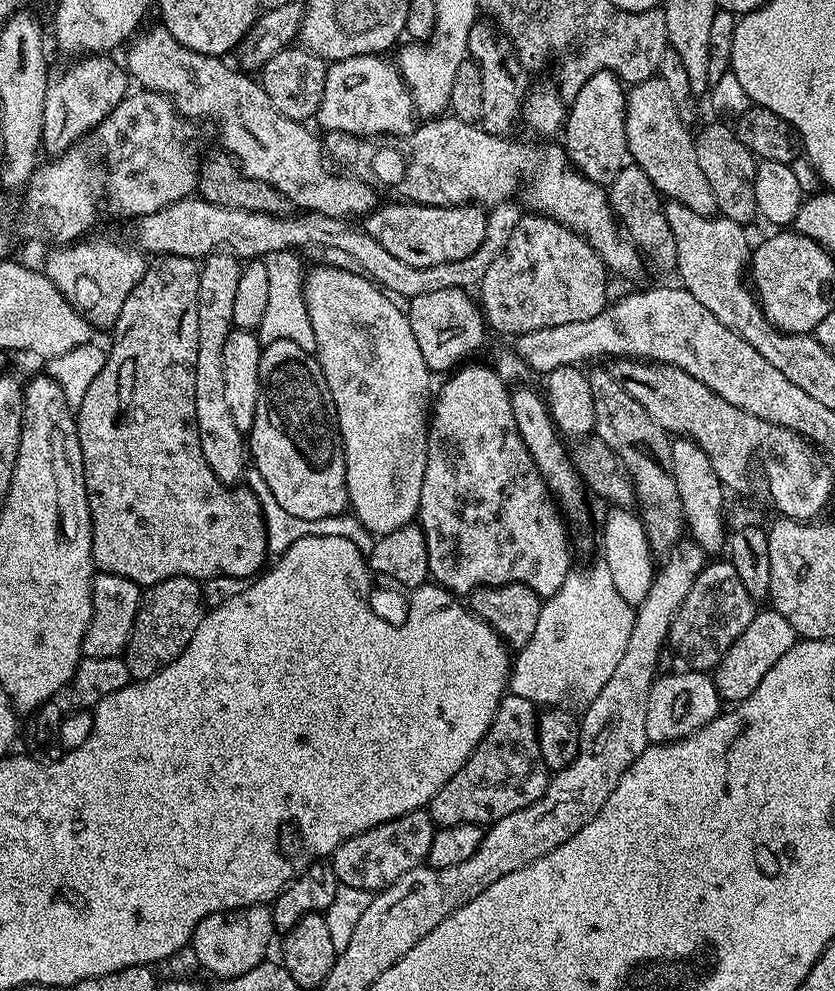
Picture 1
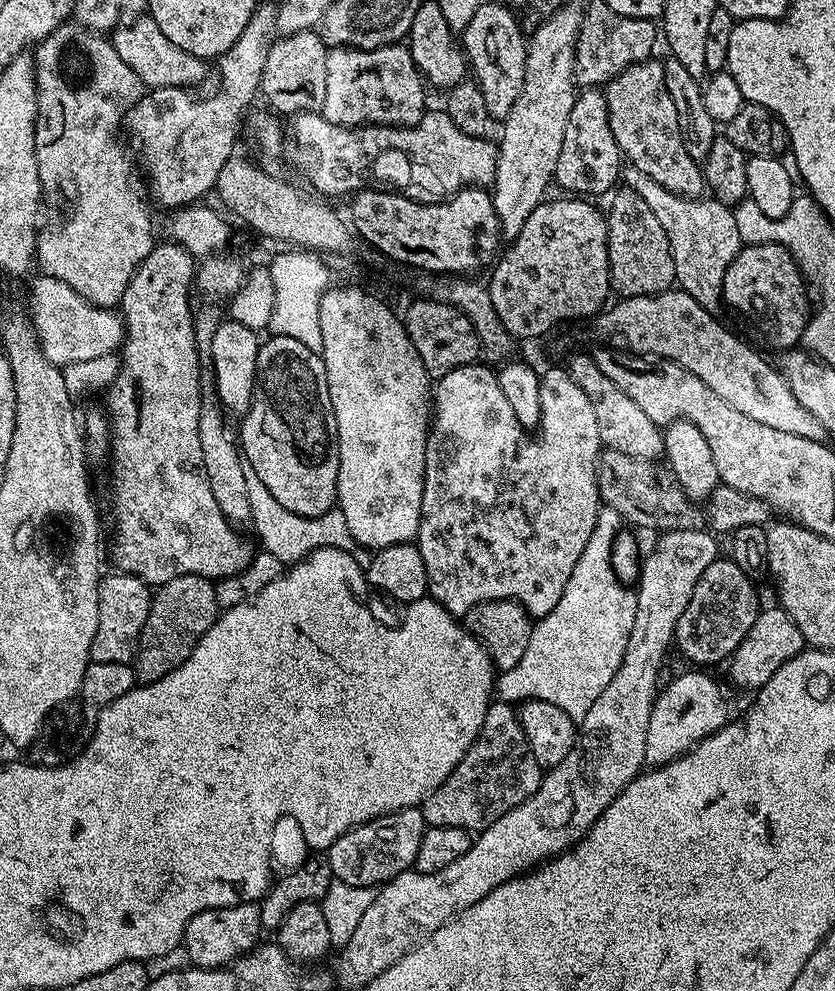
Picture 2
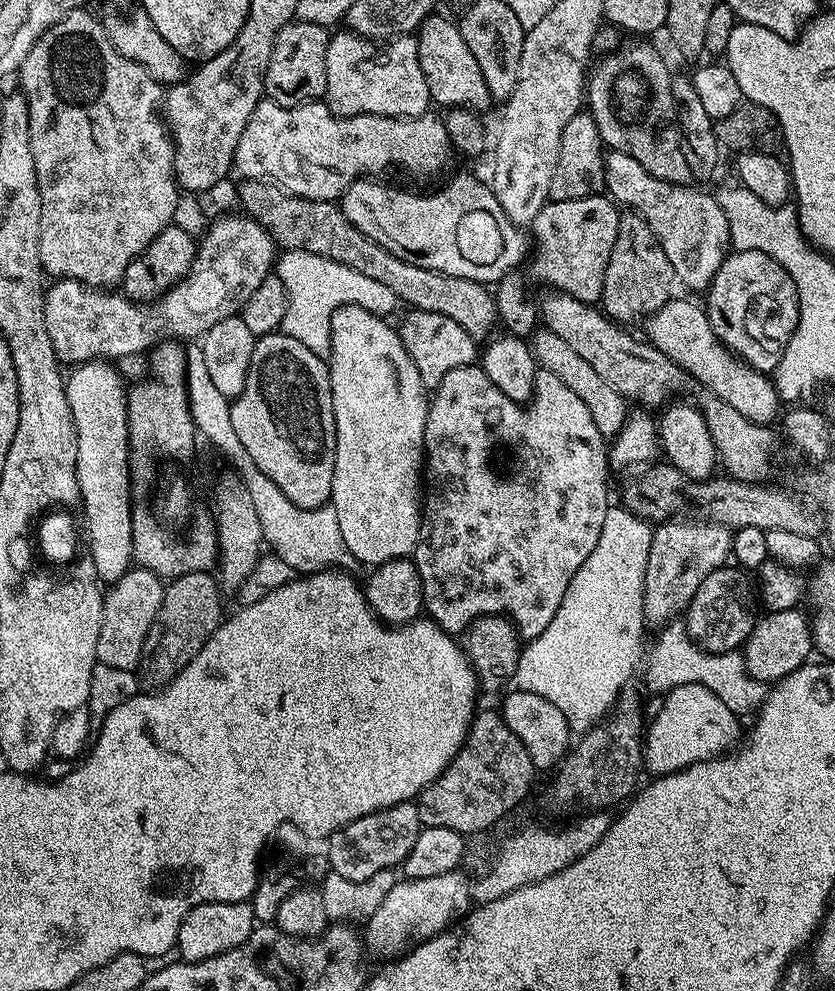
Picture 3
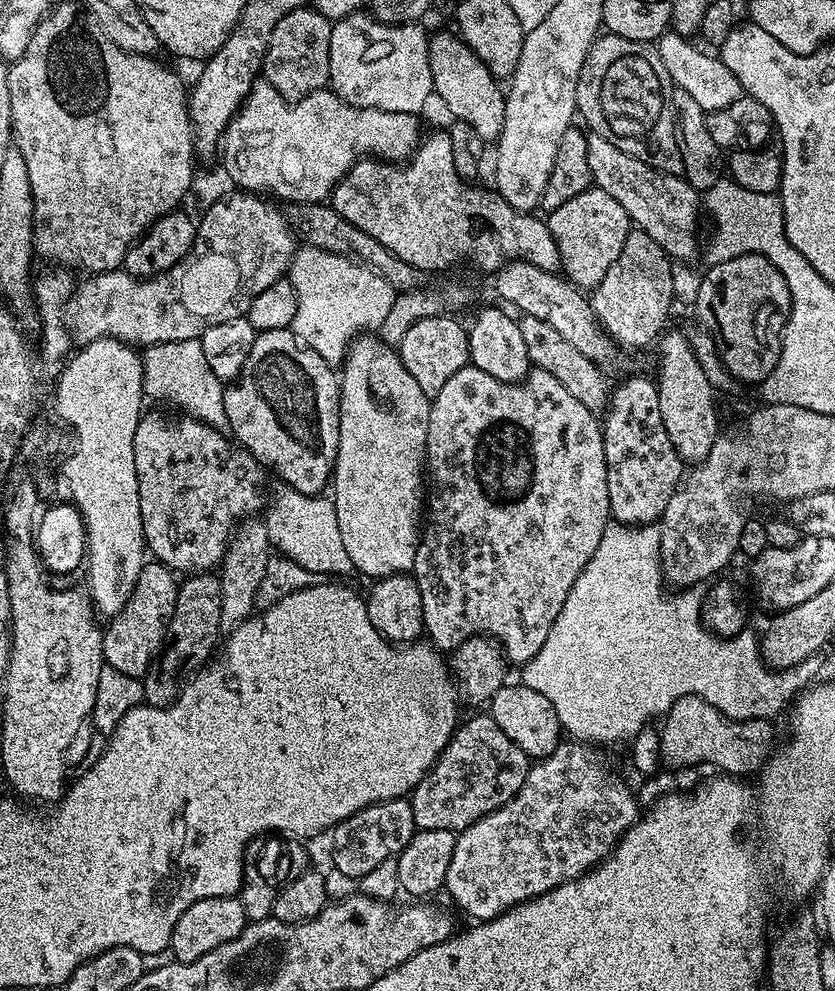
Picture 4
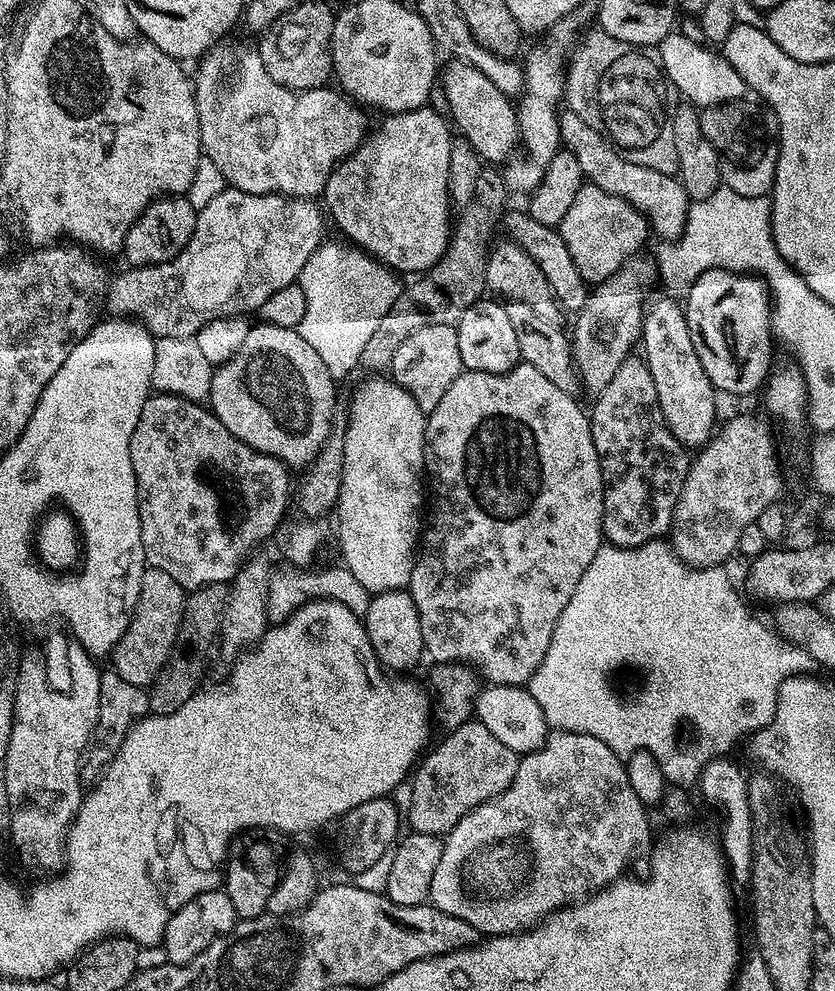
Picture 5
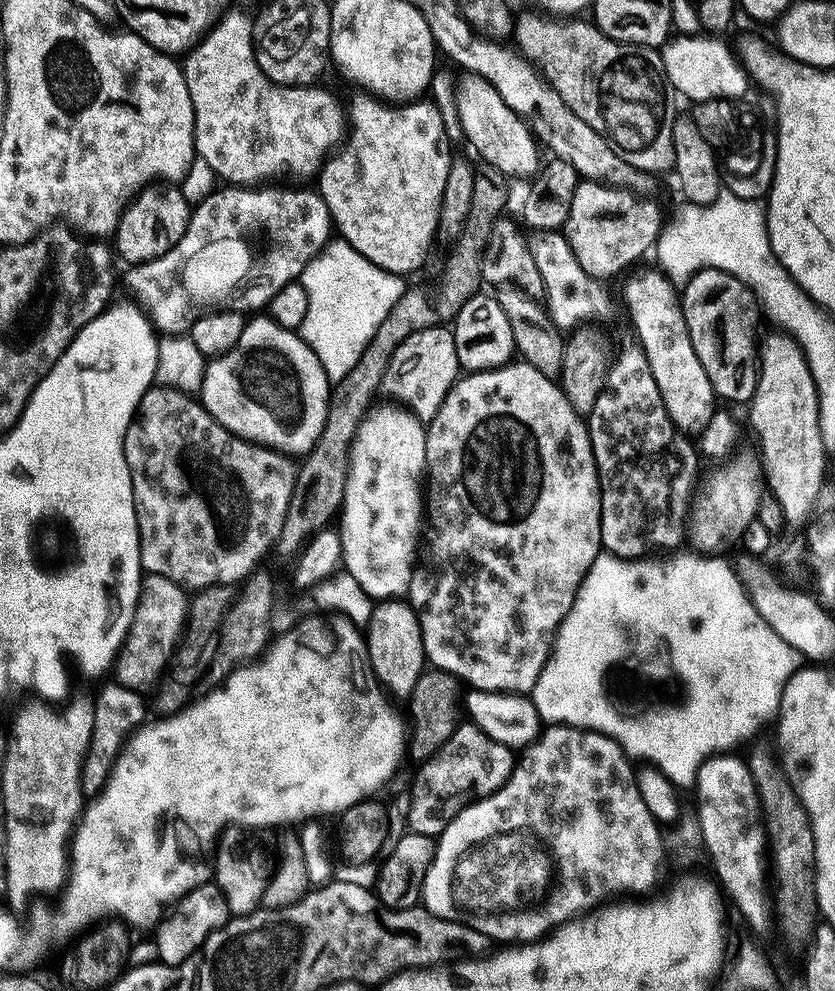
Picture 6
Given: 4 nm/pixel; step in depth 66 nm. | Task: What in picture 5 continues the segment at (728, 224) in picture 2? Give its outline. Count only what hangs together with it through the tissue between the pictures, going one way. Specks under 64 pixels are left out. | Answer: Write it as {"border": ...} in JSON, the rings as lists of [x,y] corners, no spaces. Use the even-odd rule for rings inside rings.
{"border":[[[567,110],[560,114],[560,138],[563,147],[571,150],[574,158],[578,158],[578,166],[582,166],[587,183],[606,190],[606,194],[630,202],[630,206],[634,206],[644,215],[651,231],[661,236],[661,241],[680,239],[684,233],[690,199],[676,176],[658,174],[658,170],[650,170],[650,166],[638,166],[638,162],[622,158],[622,154],[612,147],[603,132],[586,126],[586,122],[578,118],[578,114]]]}

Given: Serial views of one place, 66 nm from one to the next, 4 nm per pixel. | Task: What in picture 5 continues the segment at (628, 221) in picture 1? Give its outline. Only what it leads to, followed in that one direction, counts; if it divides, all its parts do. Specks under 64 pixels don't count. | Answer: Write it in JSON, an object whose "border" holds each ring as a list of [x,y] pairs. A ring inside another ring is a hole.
{"border":[[[644,255],[630,257],[610,278],[593,287],[593,294],[583,302],[574,328],[570,330],[577,377],[593,394],[611,387],[614,374],[629,359],[632,346],[643,337],[646,298],[652,286],[659,283],[655,257]]]}

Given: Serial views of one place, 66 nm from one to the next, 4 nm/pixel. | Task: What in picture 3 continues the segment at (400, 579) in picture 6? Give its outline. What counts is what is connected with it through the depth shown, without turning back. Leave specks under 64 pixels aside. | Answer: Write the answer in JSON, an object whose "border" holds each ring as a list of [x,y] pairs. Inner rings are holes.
{"border":[[[349,302],[337,308],[330,322],[330,354],[326,358],[330,374],[330,390],[334,406],[334,422],[336,423],[336,453],[334,454],[334,482],[332,483],[333,510],[338,514],[338,527],[342,530],[342,539],[350,546],[350,554],[358,558],[365,566],[385,564],[391,560],[403,560],[411,557],[416,551],[416,543],[420,537],[422,523],[422,469],[424,468],[424,427],[428,417],[430,403],[429,389],[424,387],[422,374],[418,374],[418,366],[414,366],[414,358],[406,354],[406,346],[402,346],[402,338],[395,327],[388,325],[385,317],[366,310],[359,302]]]}

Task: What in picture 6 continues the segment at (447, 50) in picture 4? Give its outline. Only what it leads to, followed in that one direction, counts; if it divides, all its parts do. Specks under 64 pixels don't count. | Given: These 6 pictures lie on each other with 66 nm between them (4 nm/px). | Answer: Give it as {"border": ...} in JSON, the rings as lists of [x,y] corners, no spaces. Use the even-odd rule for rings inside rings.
{"border":[[[464,72],[461,77],[456,80],[456,109],[464,130],[463,139],[468,140],[469,146],[480,155],[483,163],[498,166],[504,176],[535,177],[541,171],[542,159],[540,148],[528,129],[529,121],[510,110],[510,106],[502,102],[502,94],[498,94],[498,90],[494,90],[494,86],[490,86],[490,82],[481,76]]]}

